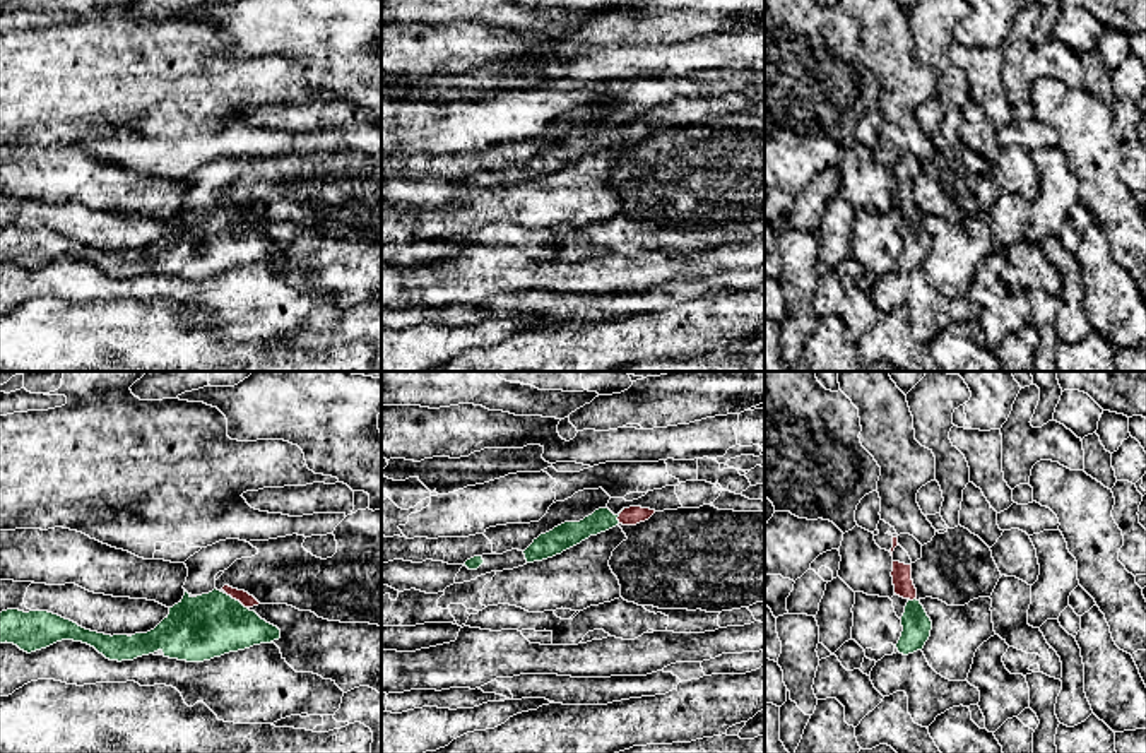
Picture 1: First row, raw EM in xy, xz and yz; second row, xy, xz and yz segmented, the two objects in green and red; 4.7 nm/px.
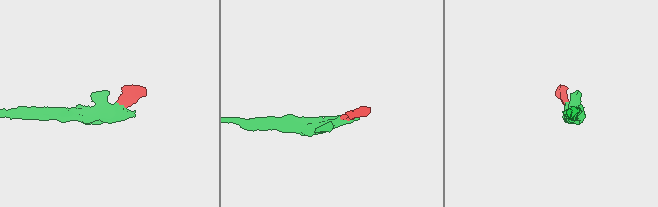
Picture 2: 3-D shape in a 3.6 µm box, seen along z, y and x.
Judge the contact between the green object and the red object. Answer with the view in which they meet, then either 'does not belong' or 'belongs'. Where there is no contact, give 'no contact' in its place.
xy | belongs

